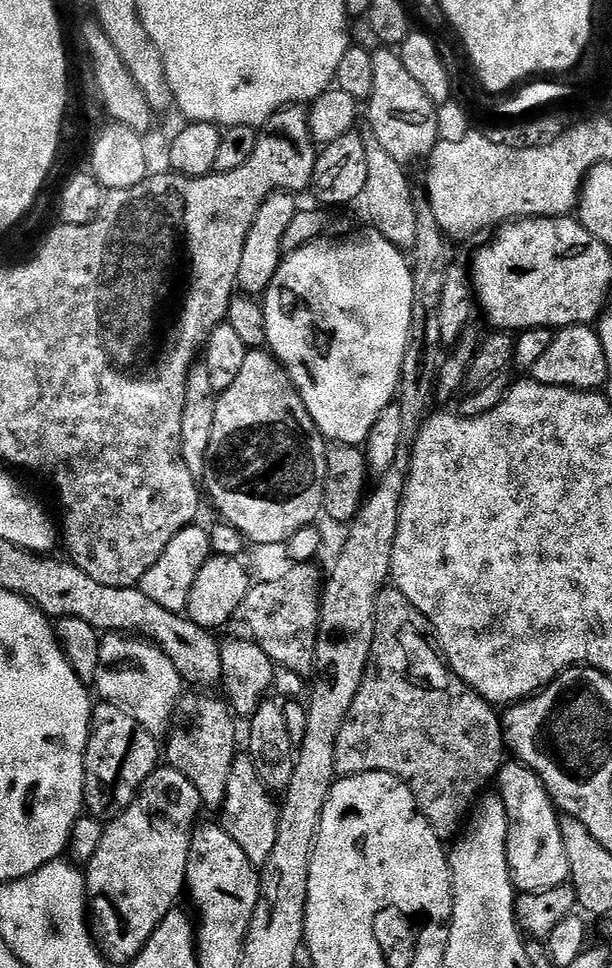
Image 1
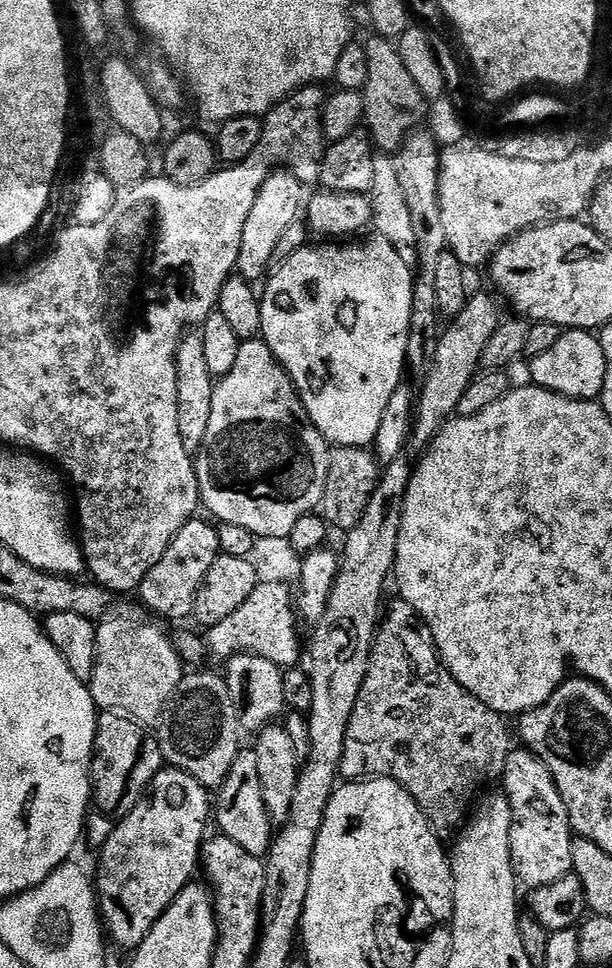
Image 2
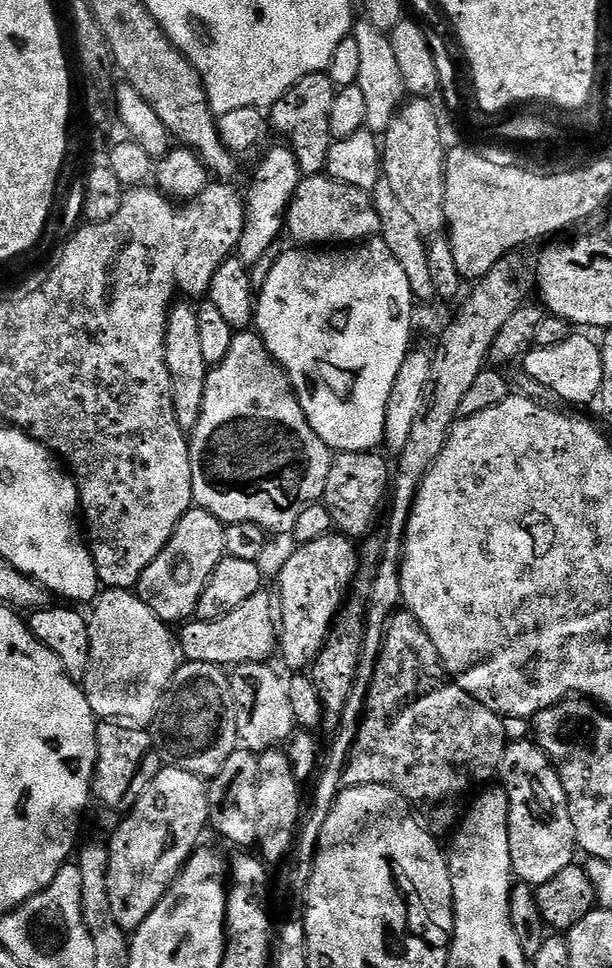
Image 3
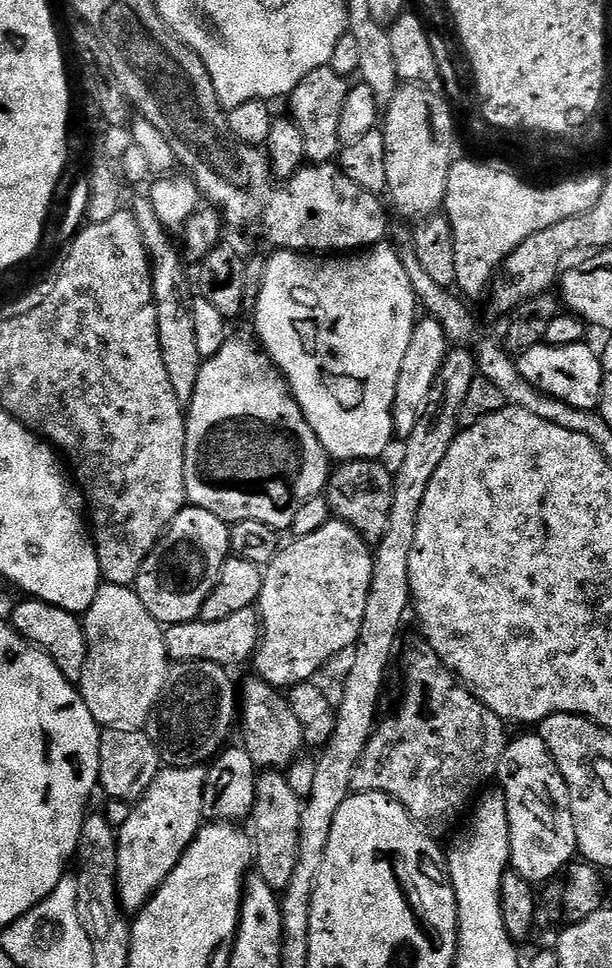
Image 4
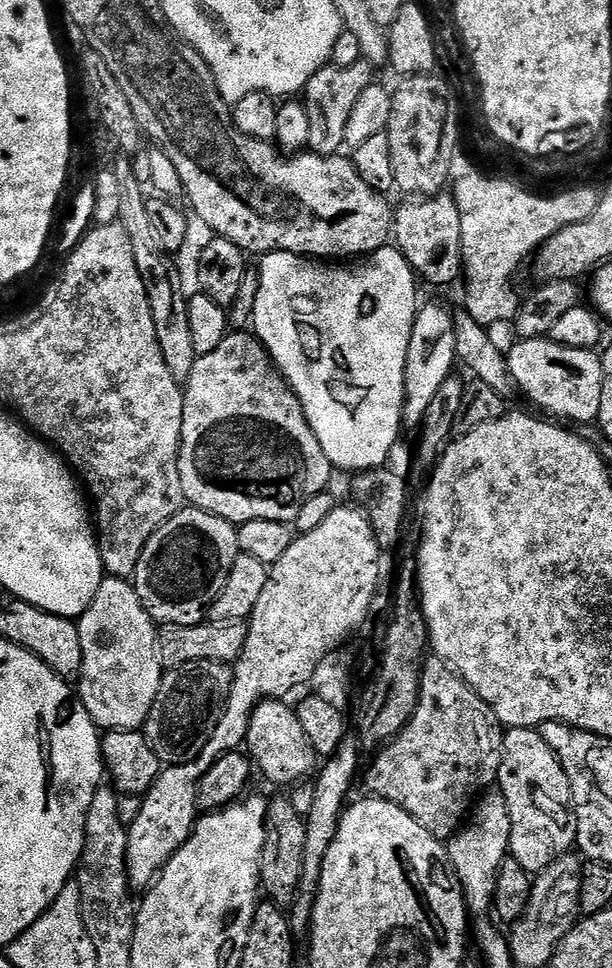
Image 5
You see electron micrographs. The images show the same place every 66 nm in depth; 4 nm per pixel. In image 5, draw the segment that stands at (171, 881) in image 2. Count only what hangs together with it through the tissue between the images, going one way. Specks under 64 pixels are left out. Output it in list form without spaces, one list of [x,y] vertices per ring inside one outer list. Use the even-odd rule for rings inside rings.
[[[203,759],[165,767],[151,788],[144,793],[138,818],[127,825],[126,870],[129,885],[133,889],[151,888],[153,880],[168,865],[173,854],[190,838],[198,819],[198,786],[207,769],[208,764]]]

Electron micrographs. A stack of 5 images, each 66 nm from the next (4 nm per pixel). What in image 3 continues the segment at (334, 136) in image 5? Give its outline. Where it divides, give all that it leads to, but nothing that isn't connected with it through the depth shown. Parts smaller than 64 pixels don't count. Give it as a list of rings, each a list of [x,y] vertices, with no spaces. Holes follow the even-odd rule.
[[[327,72],[306,74],[270,109],[270,128],[290,145],[305,177],[321,175],[328,167],[328,151],[332,145],[332,111],[337,87]]]

